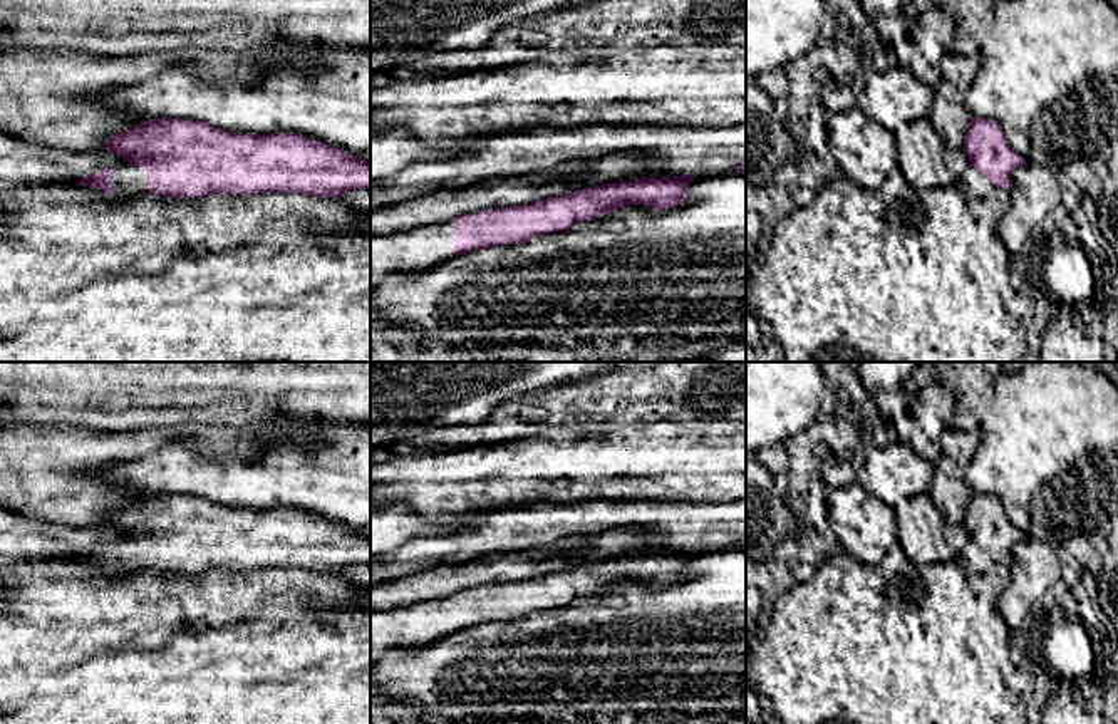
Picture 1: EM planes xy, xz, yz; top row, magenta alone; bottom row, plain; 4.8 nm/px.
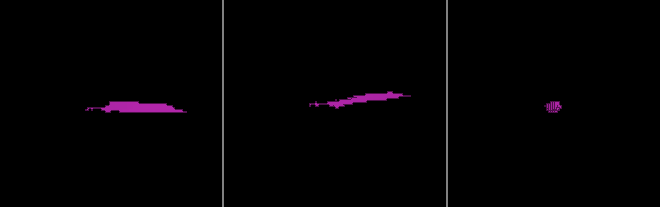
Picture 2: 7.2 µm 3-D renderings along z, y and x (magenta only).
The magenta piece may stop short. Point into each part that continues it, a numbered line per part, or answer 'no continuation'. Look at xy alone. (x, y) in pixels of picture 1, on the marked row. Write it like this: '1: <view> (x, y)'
no continuation

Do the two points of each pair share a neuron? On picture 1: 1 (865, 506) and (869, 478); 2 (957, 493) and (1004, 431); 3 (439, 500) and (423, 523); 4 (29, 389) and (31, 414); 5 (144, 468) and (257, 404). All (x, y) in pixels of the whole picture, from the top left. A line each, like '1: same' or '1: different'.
1: different
2: different
3: different
4: same
5: different

